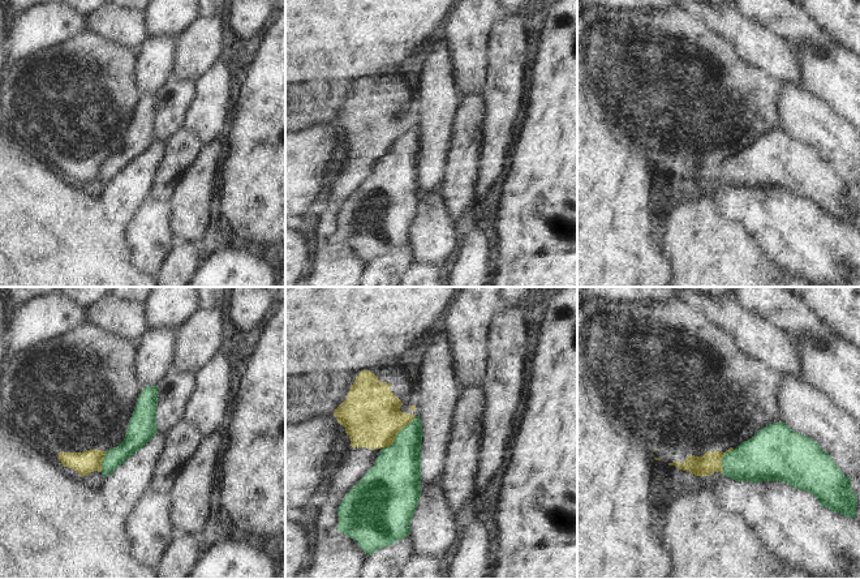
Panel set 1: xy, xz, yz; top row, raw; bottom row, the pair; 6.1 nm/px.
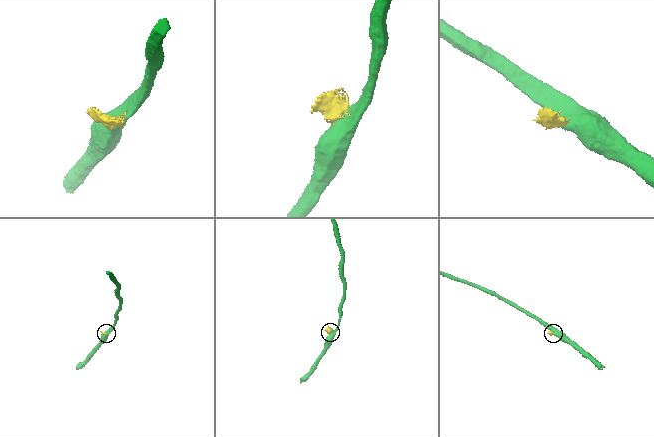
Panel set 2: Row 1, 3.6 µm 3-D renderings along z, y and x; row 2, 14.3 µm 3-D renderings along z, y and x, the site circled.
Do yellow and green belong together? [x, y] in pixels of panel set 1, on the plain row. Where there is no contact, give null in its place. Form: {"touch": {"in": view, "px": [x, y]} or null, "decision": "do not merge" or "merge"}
{"touch": {"in": "xz", "px": [396, 142]}, "decision": "do not merge"}

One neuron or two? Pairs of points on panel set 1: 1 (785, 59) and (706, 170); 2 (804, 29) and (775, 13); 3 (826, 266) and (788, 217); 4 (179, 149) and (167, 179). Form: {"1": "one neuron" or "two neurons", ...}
{"1": "two neurons", "2": "one neuron", "3": "one neuron", "4": "one neuron"}

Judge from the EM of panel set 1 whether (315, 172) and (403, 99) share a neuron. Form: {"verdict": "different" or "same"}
{"verdict": "different"}

